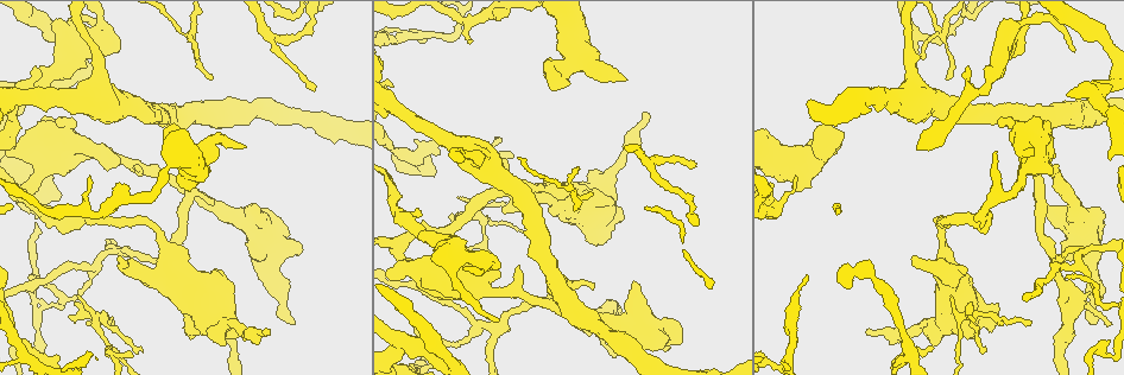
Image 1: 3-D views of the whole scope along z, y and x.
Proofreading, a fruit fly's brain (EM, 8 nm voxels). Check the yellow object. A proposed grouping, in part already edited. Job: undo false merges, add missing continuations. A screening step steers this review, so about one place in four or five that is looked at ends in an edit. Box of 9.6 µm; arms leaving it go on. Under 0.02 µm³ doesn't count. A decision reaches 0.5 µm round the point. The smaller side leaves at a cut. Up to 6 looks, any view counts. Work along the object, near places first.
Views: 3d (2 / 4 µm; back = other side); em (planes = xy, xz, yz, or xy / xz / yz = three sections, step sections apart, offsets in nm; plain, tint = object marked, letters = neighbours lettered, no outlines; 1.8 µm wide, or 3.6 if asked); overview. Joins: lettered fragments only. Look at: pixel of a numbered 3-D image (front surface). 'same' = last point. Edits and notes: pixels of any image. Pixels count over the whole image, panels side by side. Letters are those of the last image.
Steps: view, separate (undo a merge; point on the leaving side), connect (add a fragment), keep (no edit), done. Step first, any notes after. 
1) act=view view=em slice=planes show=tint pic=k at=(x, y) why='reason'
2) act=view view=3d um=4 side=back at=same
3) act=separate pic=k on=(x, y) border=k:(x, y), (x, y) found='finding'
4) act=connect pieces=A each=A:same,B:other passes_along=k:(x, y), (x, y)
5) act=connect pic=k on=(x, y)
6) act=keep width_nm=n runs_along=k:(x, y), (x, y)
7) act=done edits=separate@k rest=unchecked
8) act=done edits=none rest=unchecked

act=view view=em slice=xy step=16 show=letters pic=1 at=(70, 53) why='four-way junction'

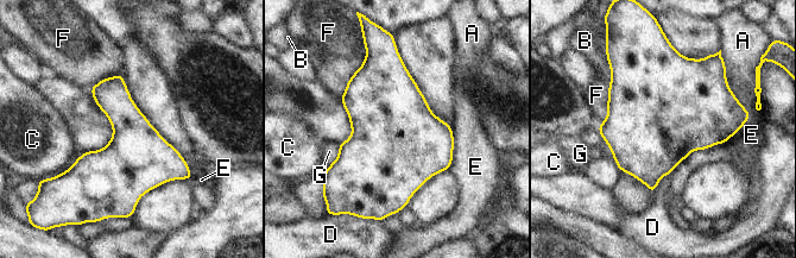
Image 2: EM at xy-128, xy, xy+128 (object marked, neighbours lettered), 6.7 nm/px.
act=keep each=A:other,B:other,C:other,D:other,E:other,F:other,G:other border=2:(610, 67), (610, 85), (607, 87) found='continuous, no second cell'

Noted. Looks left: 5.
act=view view=em slice=planes show=letters pic=1 at=(1107, 354) why='abrupt turn'

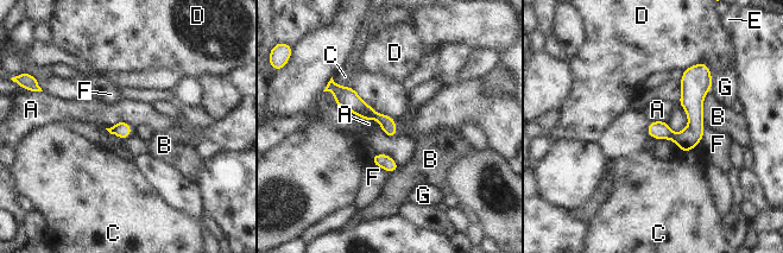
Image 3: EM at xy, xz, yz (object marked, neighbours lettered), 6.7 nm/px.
act=keep width_nm=110 each=A:other,B:other,C:other,D:other,E:other,F:other,G:other border=3:(131, 127), (118, 121), (106, 128) found='one cell here'

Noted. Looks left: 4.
act=view view=3d um=4 pic=1 at=(214, 200) why='free end'

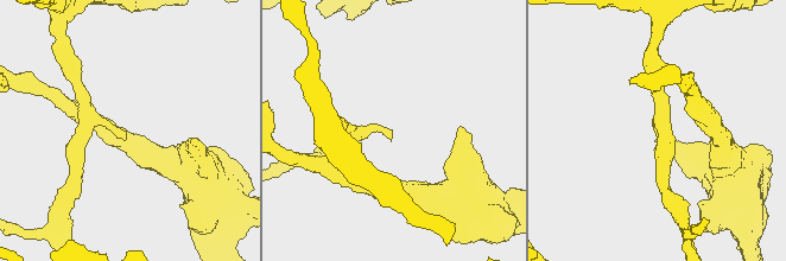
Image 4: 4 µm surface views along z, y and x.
act=view view=em slice=planes show=plain pic=4 at=(124, 134)

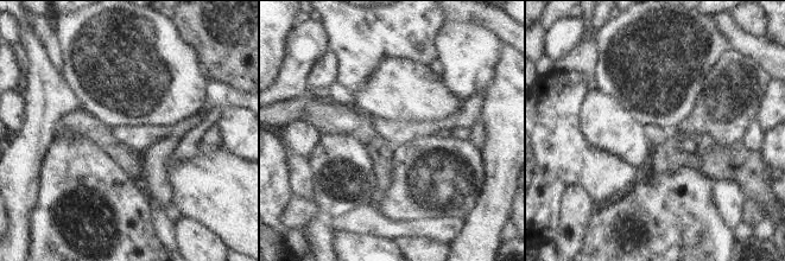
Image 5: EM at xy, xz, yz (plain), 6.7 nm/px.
act=view view=em slice=planes show=letters at=same

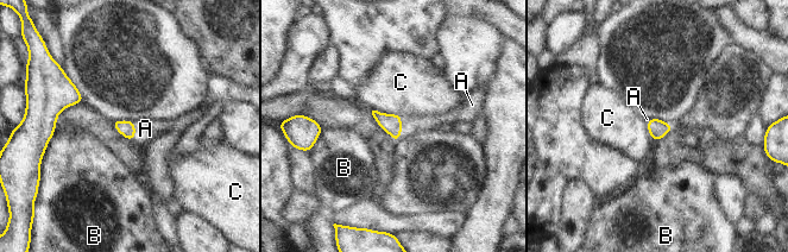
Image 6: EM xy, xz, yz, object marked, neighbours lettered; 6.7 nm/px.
act=connect pieces=A width_nm=110 each=A:same,B:other,C:other passes_along=6:(391, 124), (401, 126), (410, 124) found='it goes on there'

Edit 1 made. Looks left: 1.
act=done edits=connect@6 rest=unchecked

